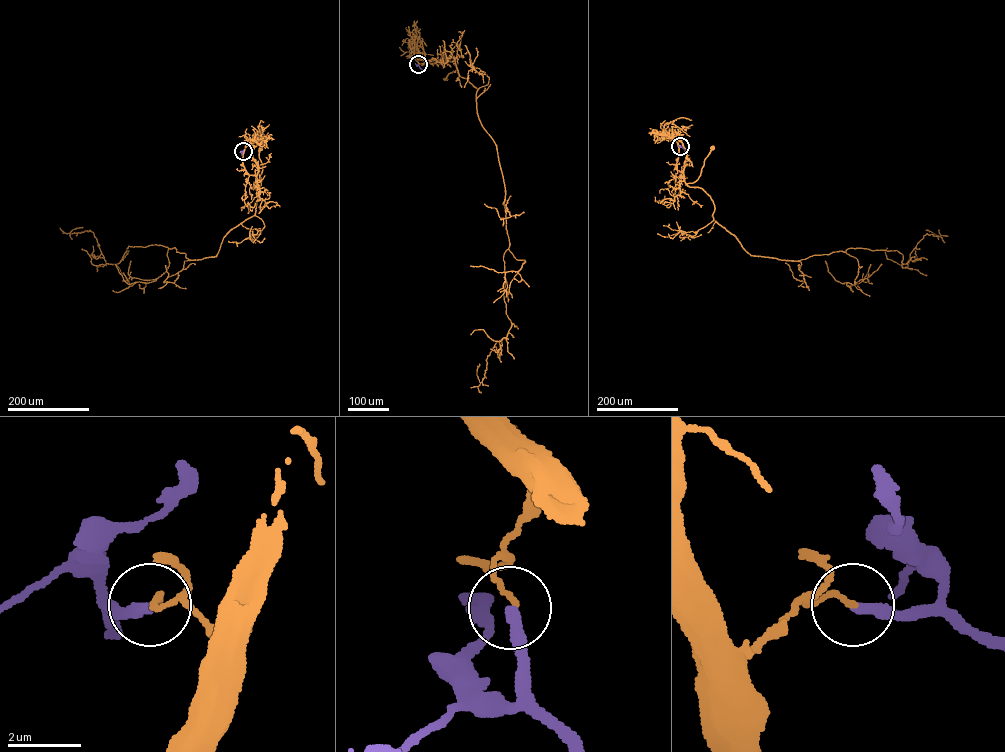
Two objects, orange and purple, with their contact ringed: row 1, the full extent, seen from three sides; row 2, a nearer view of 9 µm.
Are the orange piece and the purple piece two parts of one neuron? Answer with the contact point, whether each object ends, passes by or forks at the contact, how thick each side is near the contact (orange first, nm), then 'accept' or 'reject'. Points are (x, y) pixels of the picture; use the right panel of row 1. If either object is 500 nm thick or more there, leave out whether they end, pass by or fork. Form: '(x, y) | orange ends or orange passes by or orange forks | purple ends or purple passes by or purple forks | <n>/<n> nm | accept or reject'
(680, 146) | orange ends | purple ends | 130/300 nm | reject

